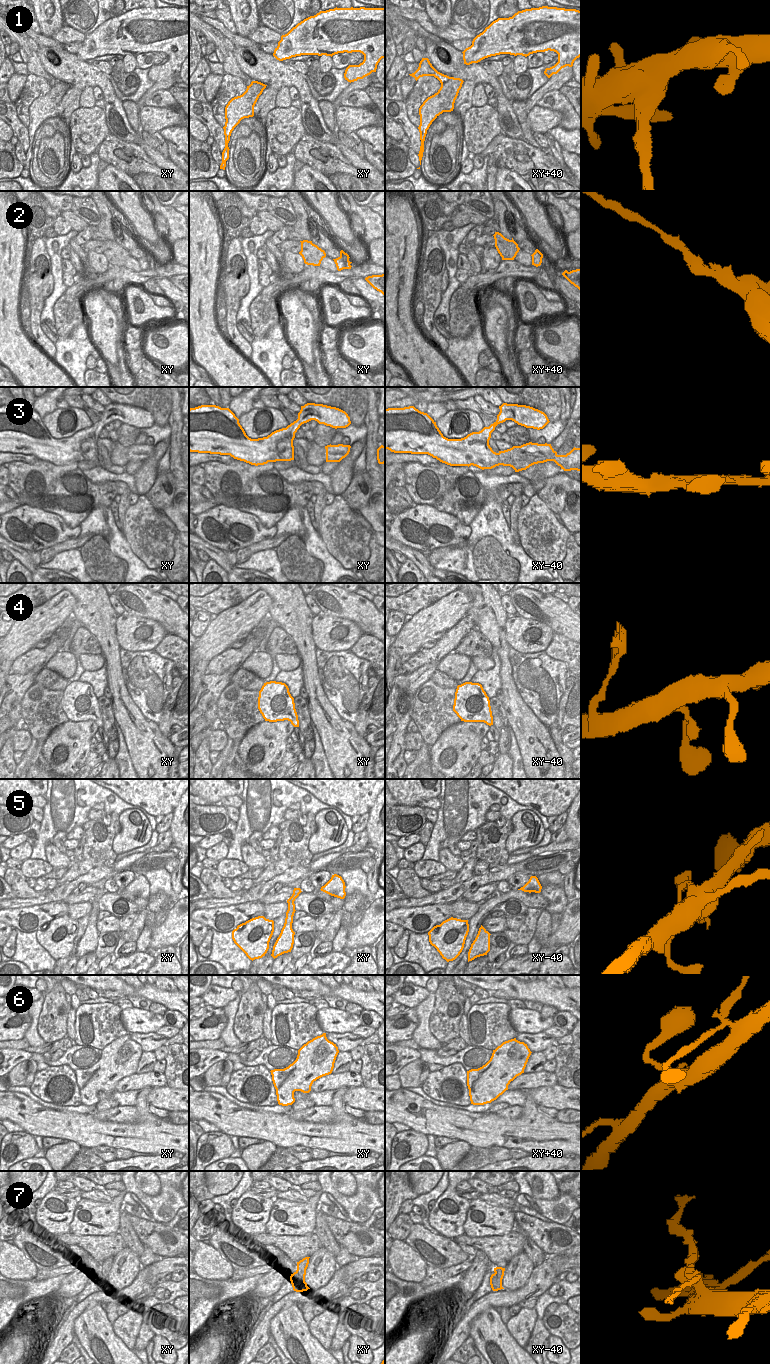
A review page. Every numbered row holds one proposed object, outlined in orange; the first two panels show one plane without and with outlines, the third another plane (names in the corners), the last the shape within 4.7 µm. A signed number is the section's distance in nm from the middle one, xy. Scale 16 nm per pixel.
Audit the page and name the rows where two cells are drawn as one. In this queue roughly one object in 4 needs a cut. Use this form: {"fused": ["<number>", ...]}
{"fused": ["1", "7"]}

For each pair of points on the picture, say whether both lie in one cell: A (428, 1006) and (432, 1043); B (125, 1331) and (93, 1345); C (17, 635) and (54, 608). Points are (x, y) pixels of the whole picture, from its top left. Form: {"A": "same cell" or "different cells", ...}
{"A": "same cell", "B": "different cells", "C": "same cell"}

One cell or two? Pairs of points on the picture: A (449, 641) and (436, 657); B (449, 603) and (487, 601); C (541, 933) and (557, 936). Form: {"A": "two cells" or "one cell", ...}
{"A": "one cell", "B": "two cells", "C": "two cells"}

